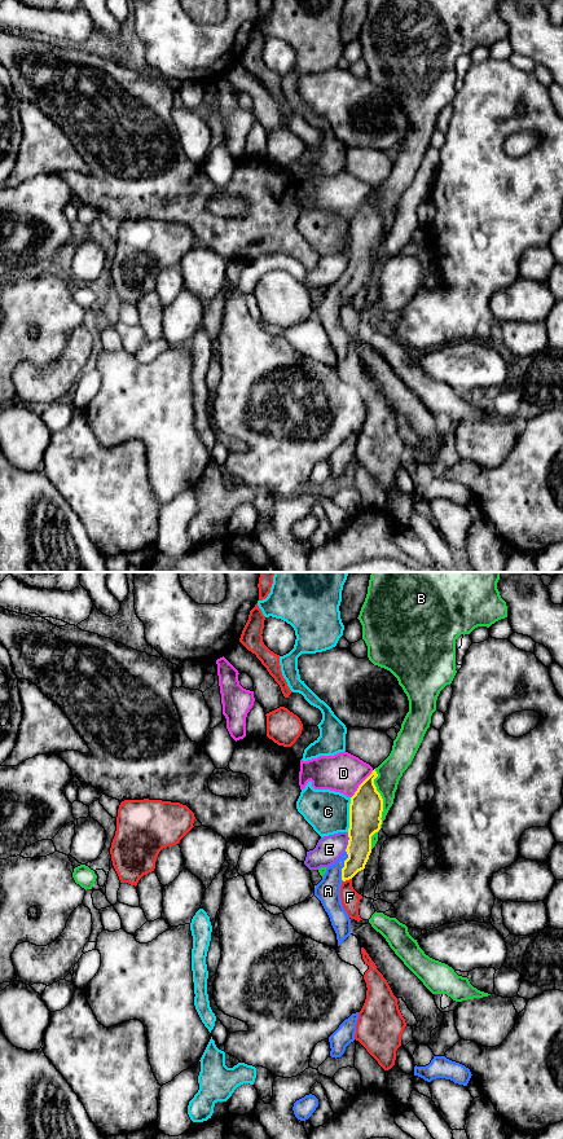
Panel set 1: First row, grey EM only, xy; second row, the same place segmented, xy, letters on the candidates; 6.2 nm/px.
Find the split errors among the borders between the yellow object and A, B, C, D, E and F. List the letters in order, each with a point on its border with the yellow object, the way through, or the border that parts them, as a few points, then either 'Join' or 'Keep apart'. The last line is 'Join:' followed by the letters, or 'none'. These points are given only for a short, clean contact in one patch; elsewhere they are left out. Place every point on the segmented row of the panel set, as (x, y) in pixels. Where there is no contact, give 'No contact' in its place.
A: Touches yellow at xy (344, 866). Path across: xy (360, 831), (357, 853), (344, 866), (333, 878), (328, 891). Join
B: Touches yellow at xy (382, 799). Keep apart
C: Touches yellow at xy (350, 814). Keep apart
D: Touches yellow at xy (360, 785). Boundary: xy (373, 770), (351, 797). Keep apart
E: Touches yellow at xy (348, 841). Keep apart
F: Touches yellow at xy (347, 879). Keep apart
Join: A

